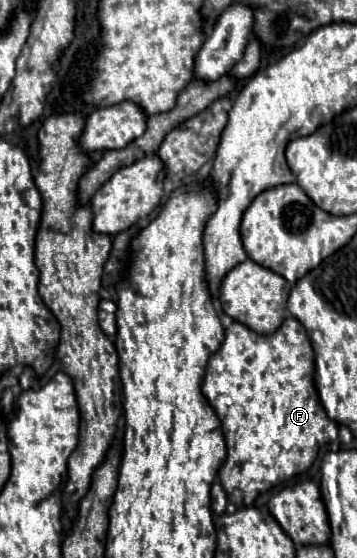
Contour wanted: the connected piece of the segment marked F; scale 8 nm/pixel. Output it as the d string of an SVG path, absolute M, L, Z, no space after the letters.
M287 318L273 336L261 336L239 322L233 322L229 328L225 328L225 340L221 348L209 358L203 378L203 394L217 412L221 428L225 430L223 436L227 442L227 458L219 468L219 480L229 494L229 502L235 506L251 506L261 492L267 492L275 484L307 472L315 462L319 448L338 438L338 425L327 418L319 402L313 374L315 354L311 340L299 320Z

